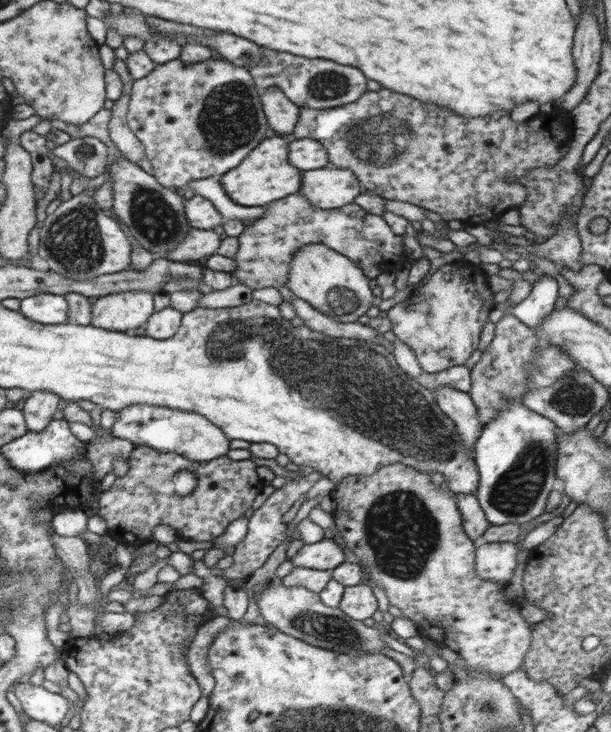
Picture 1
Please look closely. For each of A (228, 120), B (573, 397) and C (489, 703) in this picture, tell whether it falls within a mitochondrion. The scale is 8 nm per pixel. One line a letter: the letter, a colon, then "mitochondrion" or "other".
A: mitochondrion
B: mitochondrion
C: mitochondrion

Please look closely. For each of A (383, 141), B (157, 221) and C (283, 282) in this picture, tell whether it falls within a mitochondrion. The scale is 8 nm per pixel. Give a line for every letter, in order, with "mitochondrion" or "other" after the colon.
A: mitochondrion
B: mitochondrion
C: other

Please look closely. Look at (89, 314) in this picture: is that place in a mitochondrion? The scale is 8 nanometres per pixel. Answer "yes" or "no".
no

